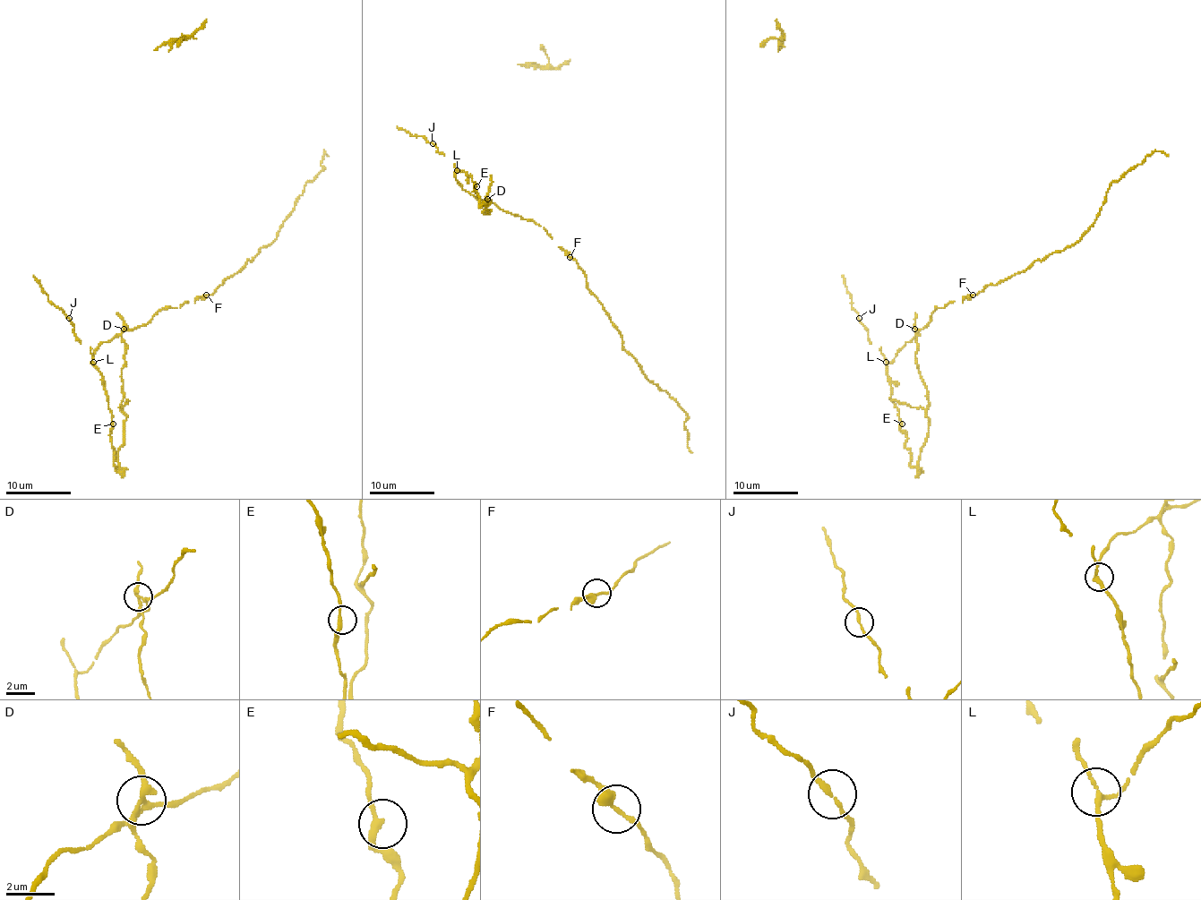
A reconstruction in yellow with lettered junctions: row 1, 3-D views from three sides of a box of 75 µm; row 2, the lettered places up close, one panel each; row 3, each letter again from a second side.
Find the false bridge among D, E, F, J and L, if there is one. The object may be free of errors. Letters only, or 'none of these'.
D

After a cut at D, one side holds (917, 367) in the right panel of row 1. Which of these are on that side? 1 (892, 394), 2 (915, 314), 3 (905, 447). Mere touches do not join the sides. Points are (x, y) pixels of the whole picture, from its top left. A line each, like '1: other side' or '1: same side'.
1: other side
2: same side
3: other side

